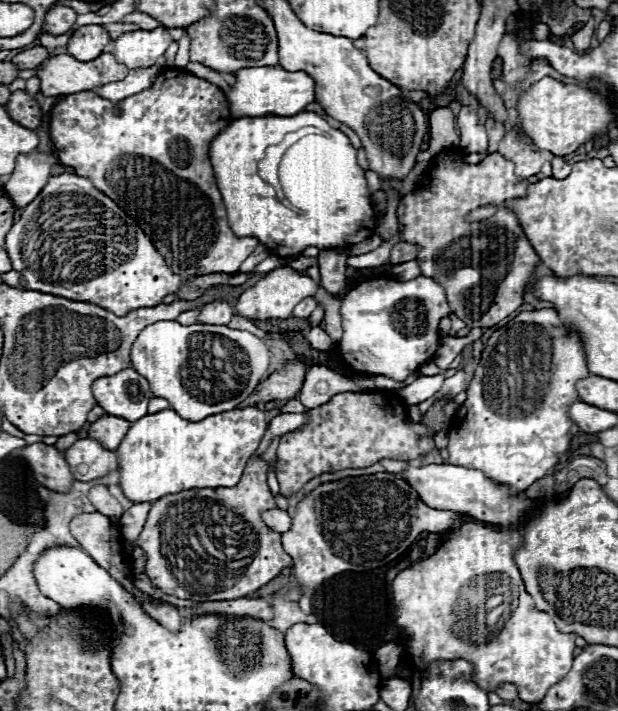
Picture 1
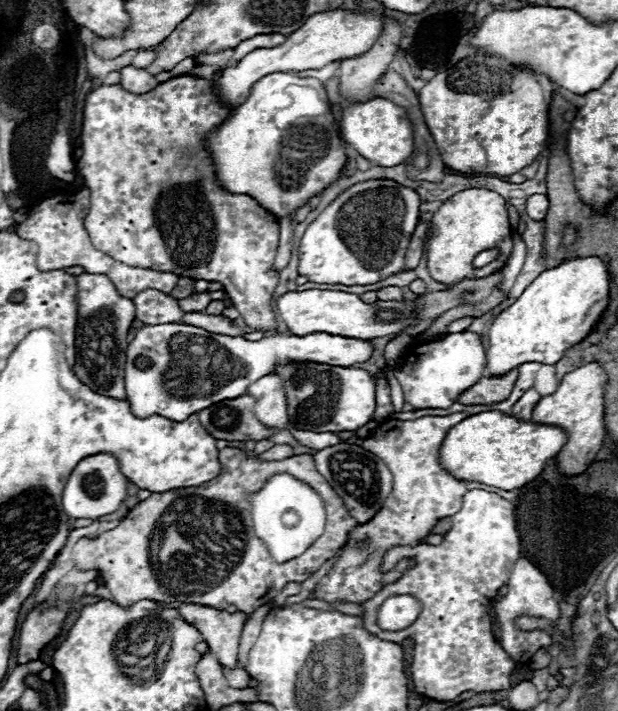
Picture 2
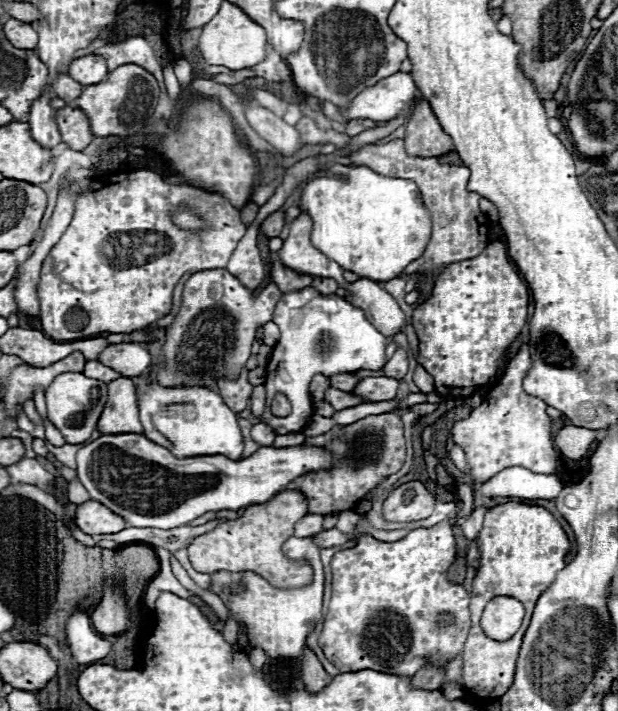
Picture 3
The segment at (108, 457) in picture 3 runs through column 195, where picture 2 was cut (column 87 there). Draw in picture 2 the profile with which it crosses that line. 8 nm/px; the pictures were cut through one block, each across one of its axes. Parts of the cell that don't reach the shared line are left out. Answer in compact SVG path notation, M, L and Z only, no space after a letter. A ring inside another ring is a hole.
M94 454L78 462L78 466L72 470L68 476L64 490L62 490L62 506L64 512L78 520L78 518L88 518L88 520L98 520L100 516L112 514L120 508L124 502L126 494L126 482L128 478L120 472L120 462L112 454Z

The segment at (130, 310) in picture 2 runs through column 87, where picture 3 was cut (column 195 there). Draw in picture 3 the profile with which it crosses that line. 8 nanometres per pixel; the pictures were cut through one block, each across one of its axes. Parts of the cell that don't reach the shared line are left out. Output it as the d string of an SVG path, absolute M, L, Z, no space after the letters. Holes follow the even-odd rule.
M226 268L202 270L188 278L182 292L182 306L174 322L166 328L164 366L156 378L164 386L206 386L214 388L222 376L236 378L240 368L250 358L250 348L256 330L272 320L272 310L282 292L274 282L258 292L250 292Z

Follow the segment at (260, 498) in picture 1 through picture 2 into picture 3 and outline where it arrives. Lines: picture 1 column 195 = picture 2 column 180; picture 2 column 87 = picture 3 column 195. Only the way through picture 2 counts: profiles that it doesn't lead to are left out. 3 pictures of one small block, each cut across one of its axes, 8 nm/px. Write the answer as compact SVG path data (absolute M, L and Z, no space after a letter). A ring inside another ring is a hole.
M284 490L266 504L252 504L236 520L226 520L216 530L194 538L188 546L188 556L198 572L214 574L218 570L244 572L252 570L266 578L276 588L302 588L312 582L310 576L300 576L302 566L282 554L282 544L294 534L294 524L308 514L308 502L302 492Z

